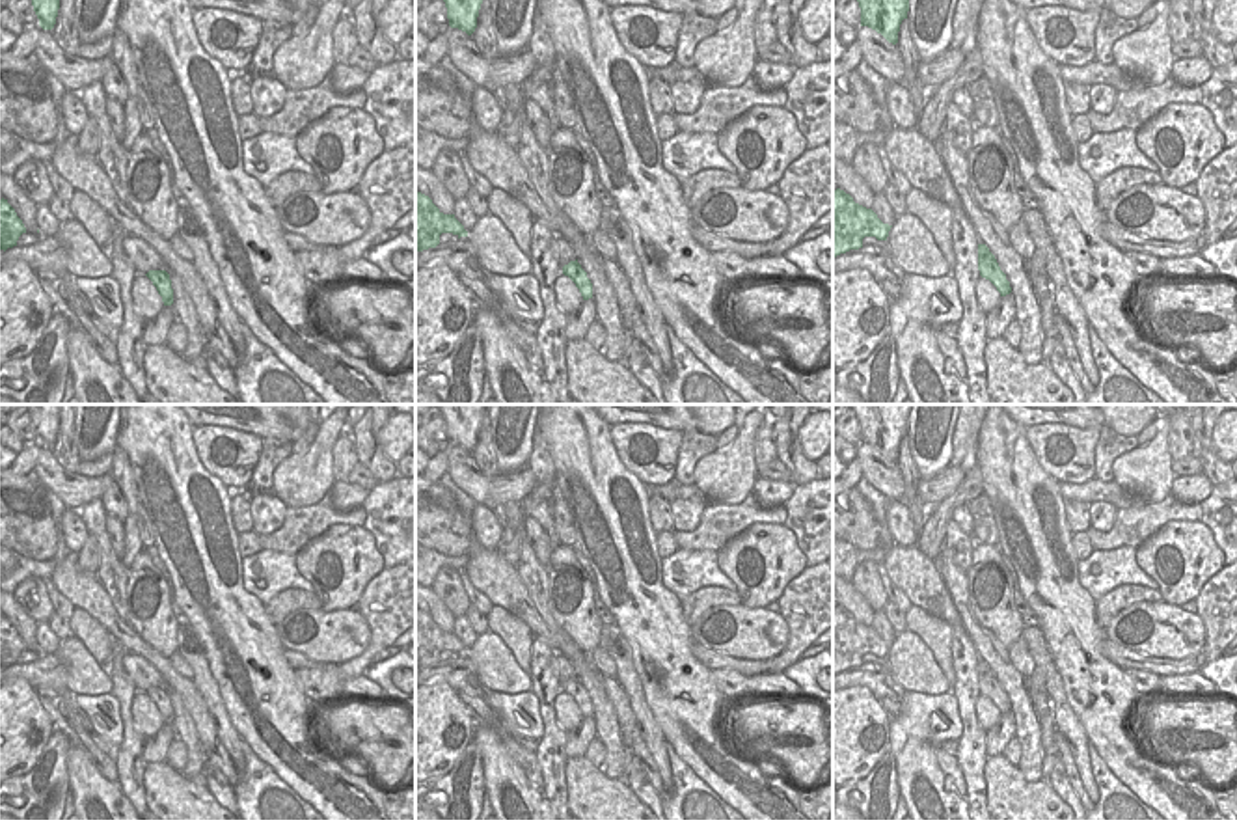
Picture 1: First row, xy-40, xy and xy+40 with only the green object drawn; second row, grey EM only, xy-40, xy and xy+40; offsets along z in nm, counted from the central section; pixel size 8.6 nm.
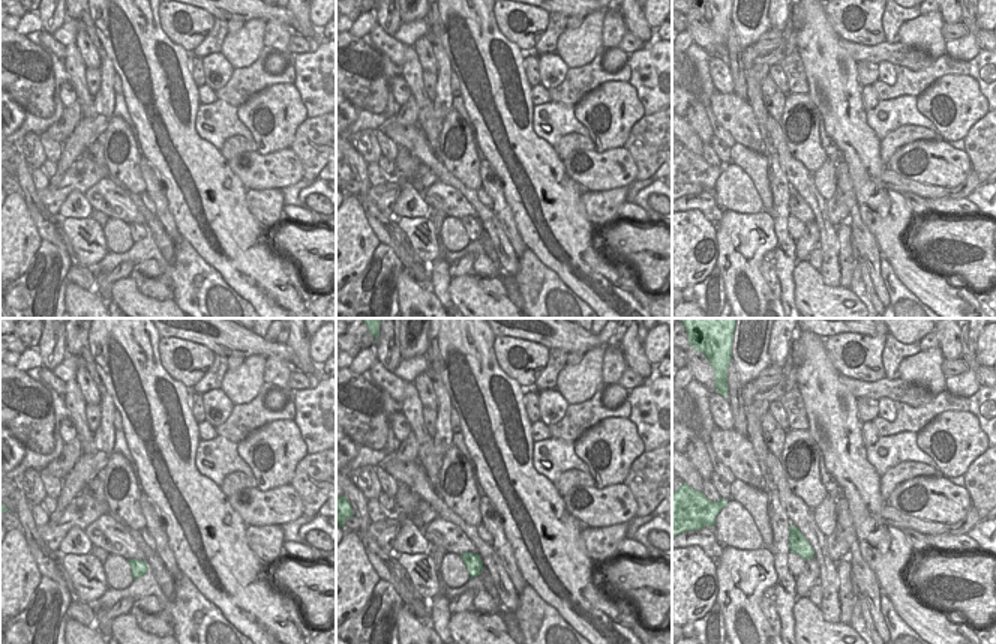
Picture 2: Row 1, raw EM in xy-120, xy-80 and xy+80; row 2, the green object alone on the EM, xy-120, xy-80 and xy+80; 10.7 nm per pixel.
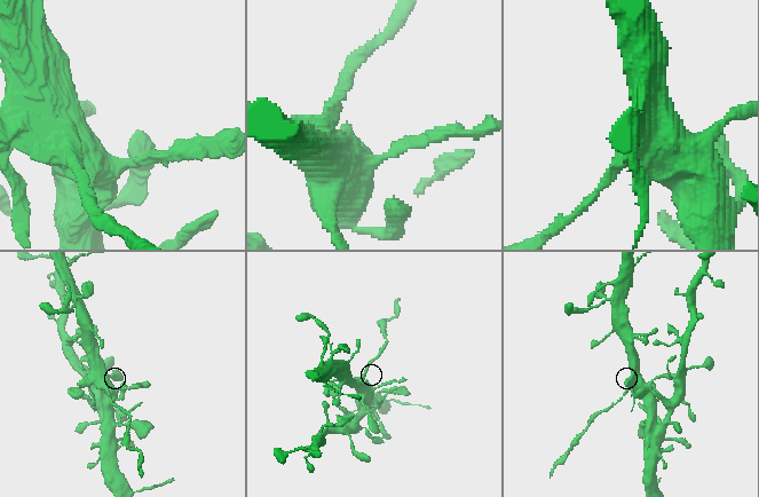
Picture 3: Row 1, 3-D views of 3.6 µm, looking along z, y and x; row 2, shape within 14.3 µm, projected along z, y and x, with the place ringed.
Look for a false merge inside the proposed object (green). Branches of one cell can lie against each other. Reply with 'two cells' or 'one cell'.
two cells

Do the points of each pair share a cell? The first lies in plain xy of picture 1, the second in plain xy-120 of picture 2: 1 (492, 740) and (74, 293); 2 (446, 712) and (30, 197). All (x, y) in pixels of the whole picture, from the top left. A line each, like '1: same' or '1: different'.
1: same
2: different

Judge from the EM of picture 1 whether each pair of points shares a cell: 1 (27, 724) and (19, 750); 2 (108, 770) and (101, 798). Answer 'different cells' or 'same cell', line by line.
1: same cell
2: different cells

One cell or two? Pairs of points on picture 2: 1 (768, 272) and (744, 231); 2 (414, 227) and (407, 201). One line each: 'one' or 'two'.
1: two
2: two

